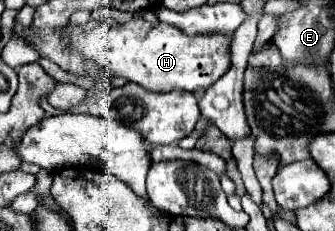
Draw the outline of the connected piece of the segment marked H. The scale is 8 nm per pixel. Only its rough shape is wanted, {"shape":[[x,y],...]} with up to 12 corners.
{"shape":[[140,17],[64,31],[80,55],[150,91],[198,93],[230,35]]}

